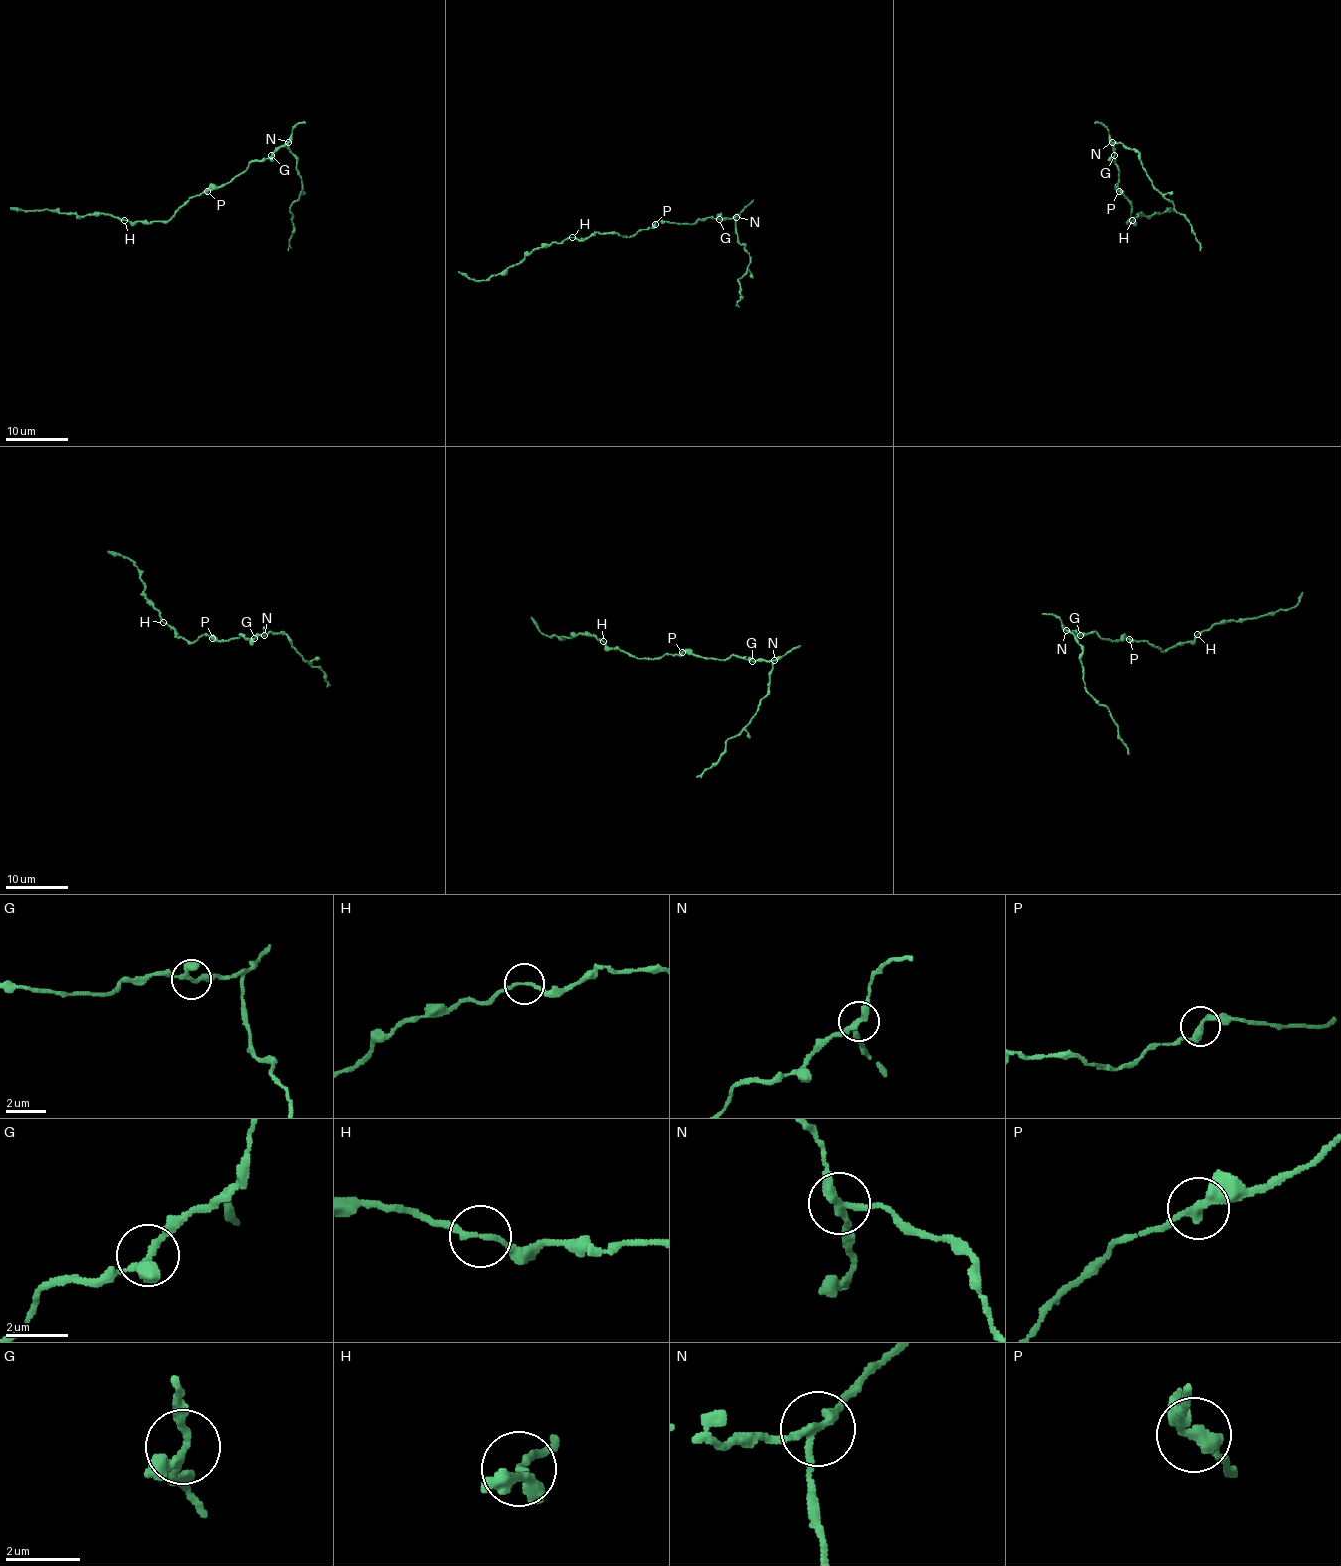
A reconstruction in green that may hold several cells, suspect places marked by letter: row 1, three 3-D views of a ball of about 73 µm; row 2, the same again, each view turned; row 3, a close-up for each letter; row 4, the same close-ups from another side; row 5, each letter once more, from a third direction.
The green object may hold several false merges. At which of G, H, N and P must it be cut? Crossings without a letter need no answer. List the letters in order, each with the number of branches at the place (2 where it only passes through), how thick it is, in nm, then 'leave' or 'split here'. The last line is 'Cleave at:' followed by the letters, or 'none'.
G: branches 3; calibre 200 nm; leave
H: branches 2; calibre 160 nm; leave
N: branches 3; calibre 220 nm; split here
P: branches 2; calibre 320 nm; leave
Cleave at: N

